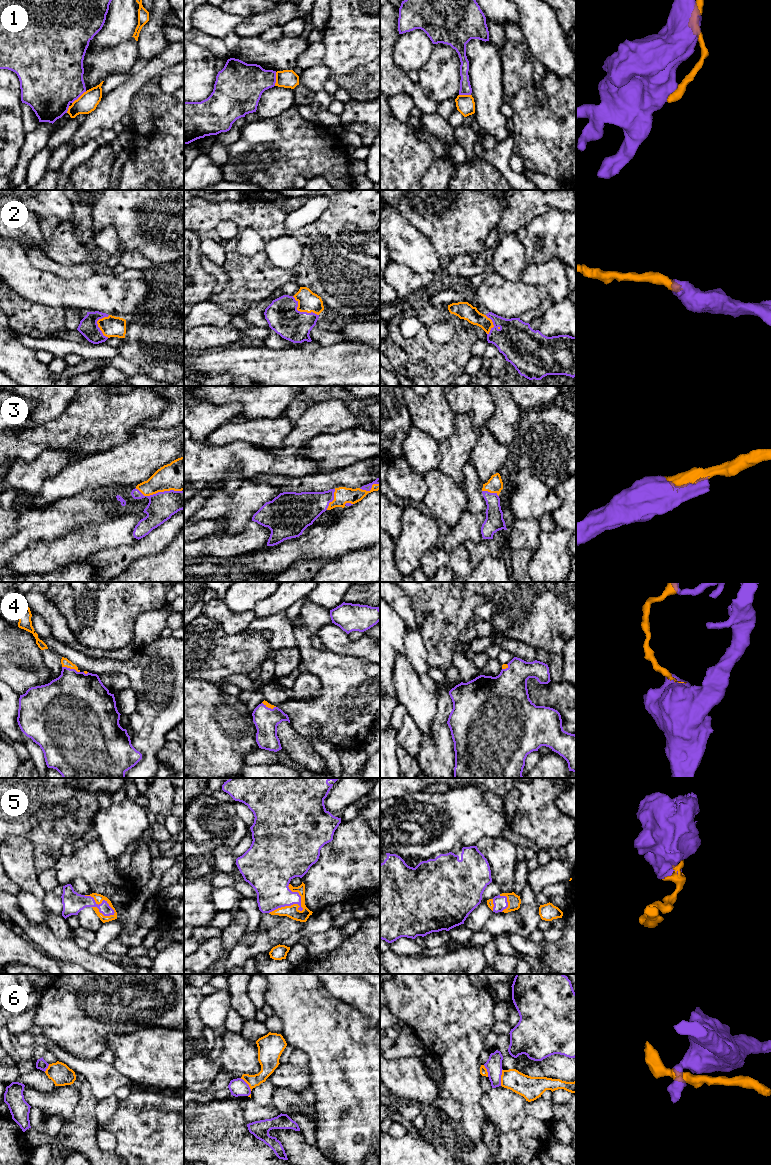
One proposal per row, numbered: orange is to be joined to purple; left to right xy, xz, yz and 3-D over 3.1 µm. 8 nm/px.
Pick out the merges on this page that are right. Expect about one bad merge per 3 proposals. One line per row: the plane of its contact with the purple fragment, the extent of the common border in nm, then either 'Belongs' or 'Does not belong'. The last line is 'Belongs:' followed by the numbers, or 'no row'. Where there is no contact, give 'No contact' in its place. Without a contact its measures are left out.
1: Touches purple in xy. Shared border 160 nm. Does not belong
2: Touches purple in xz. Shared border 260 nm. Belongs
3: Touches purple in xy. Shared border 380 nm. Belongs
4: Touches purple in xy. Shared border 150 nm. Belongs
5: Touches purple in xz. Shared border 300 nm. Belongs
6: Touches purple in yz. Shared border 140 nm. Does not belong
Belongs: 2, 3, 4, 5

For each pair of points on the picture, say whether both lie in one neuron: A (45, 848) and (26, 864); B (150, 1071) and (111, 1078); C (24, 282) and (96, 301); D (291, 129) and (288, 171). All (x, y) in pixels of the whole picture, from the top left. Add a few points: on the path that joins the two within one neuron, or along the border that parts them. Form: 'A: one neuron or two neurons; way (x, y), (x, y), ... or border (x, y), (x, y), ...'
A: two neurons; border (19, 836), (22, 836), (31, 843), (35, 853)
B: two neurons; border (111, 1064), (119, 1072), (136, 1083)
C: one neuron; way (42, 289), (59, 292), (63, 296), (78, 296)
D: one neuron; way (291, 139), (291, 159), (289, 161)

